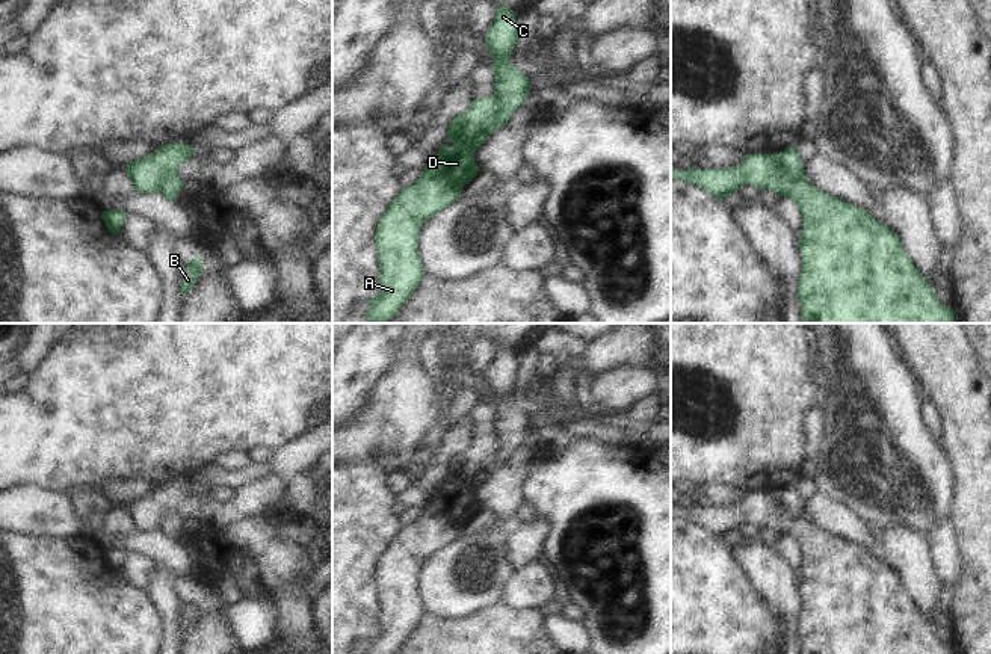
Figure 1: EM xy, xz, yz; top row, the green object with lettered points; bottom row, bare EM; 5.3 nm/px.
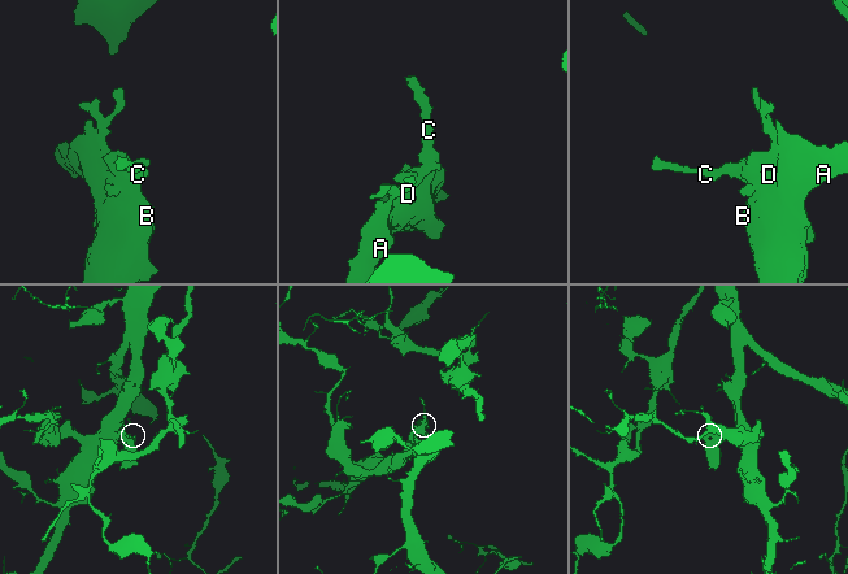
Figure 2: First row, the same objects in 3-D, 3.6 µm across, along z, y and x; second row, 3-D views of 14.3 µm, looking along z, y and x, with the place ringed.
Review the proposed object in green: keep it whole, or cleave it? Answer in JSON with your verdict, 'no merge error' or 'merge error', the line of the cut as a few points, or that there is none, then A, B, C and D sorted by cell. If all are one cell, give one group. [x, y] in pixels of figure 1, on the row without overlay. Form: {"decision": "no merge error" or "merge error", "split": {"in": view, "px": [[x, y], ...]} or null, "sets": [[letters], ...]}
{"decision": "no merge error", "split": null, "sets": [["A", "B", "C", "D"]]}

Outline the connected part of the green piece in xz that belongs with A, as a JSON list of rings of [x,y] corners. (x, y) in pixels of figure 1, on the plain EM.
[[[506,343],[497,346],[494,361],[485,372],[485,382],[489,393],[496,397],[491,405],[496,415],[494,433],[473,438],[465,450],[450,459],[447,477],[441,483],[438,492],[423,506],[420,517],[414,523],[402,527],[381,553],[375,569],[379,601],[379,633],[367,639],[369,646],[364,654],[396,654],[406,637],[414,631],[424,615],[418,600],[418,569],[428,557],[461,535],[461,527],[480,509],[474,501],[474,489],[492,470],[499,468],[511,458],[515,447],[524,443],[530,430],[529,417],[523,409],[509,402],[512,388],[518,379],[518,361],[515,355],[517,352]]]

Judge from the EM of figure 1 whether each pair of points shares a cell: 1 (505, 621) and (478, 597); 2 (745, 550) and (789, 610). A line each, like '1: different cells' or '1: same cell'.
1: different cells
2: same cell

